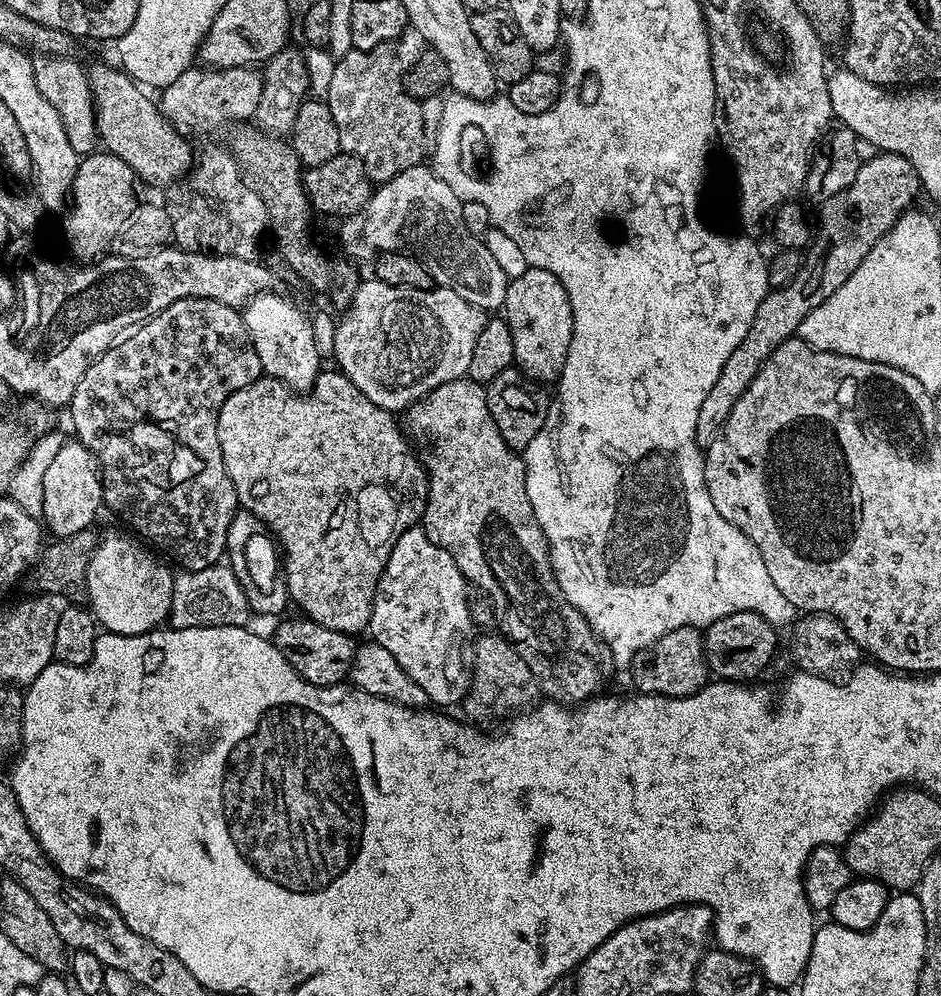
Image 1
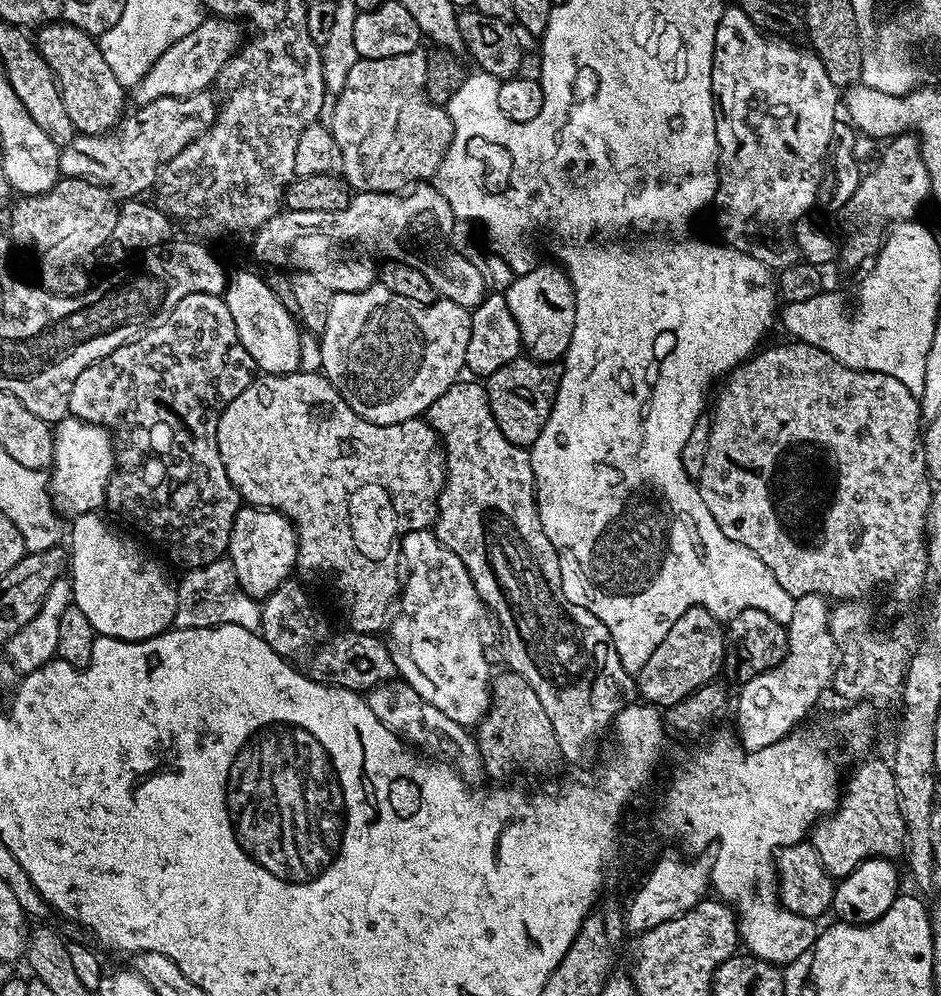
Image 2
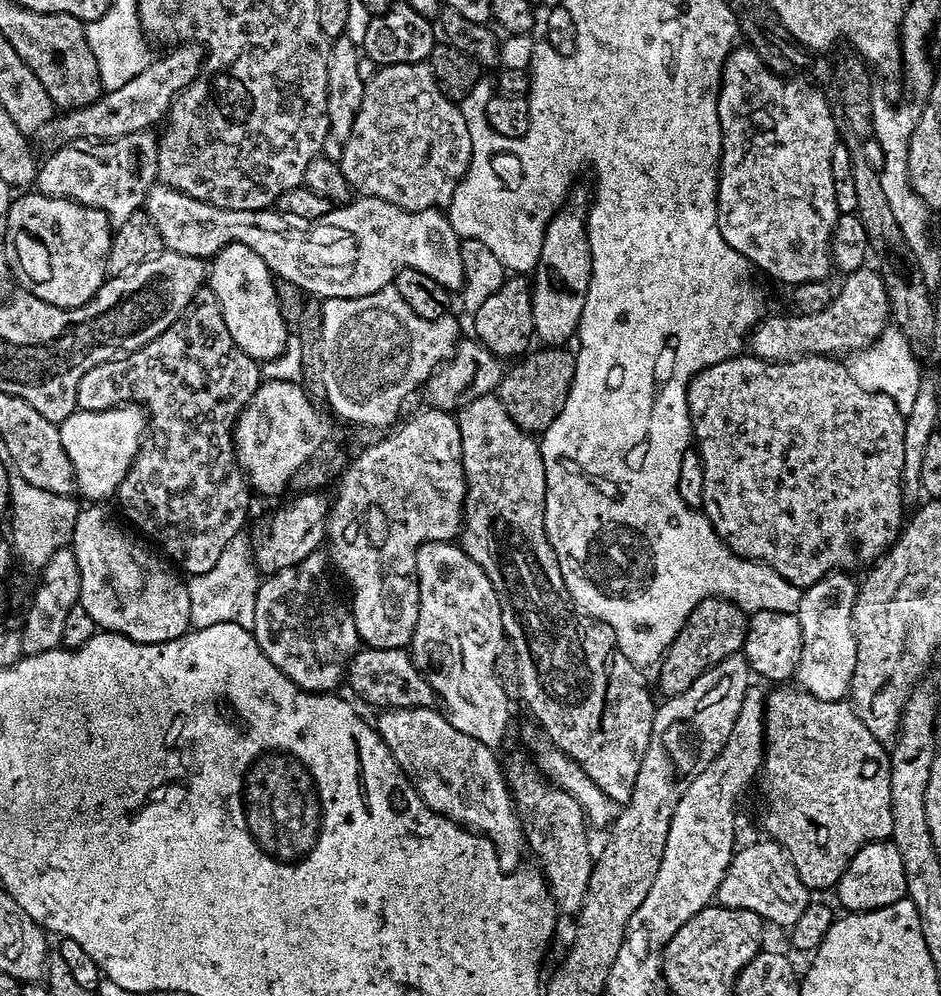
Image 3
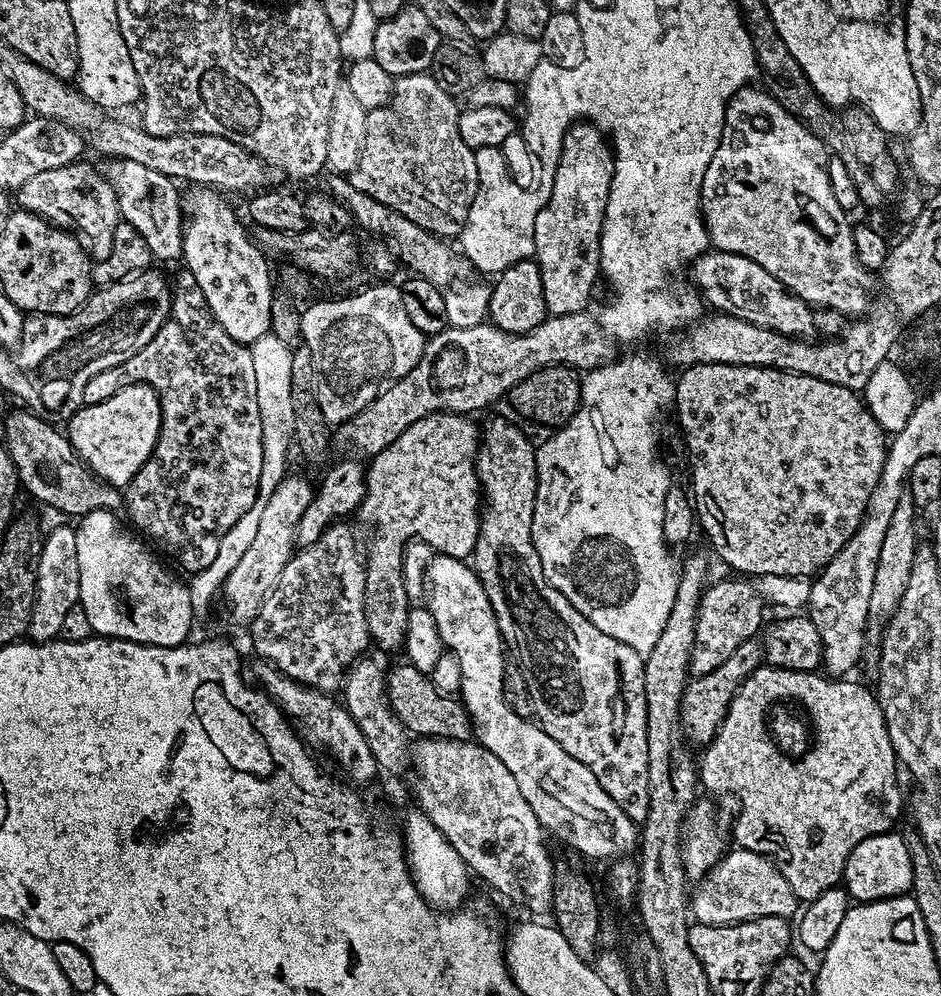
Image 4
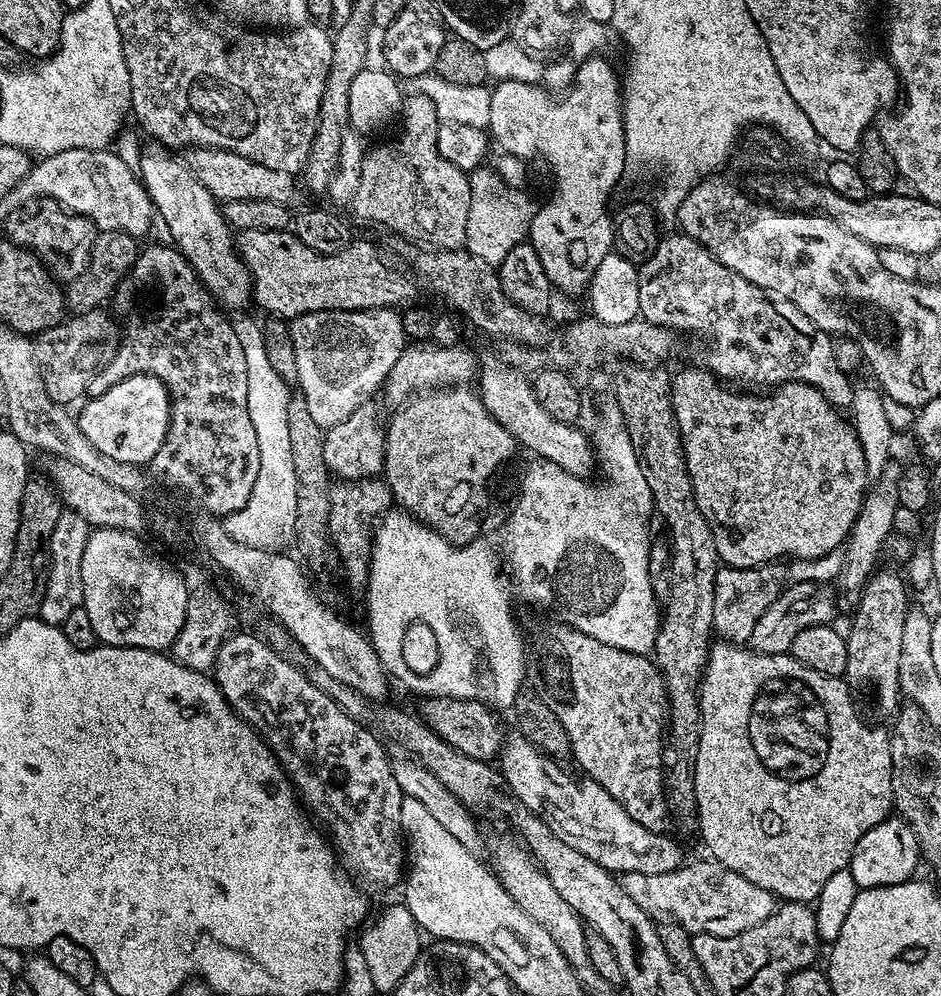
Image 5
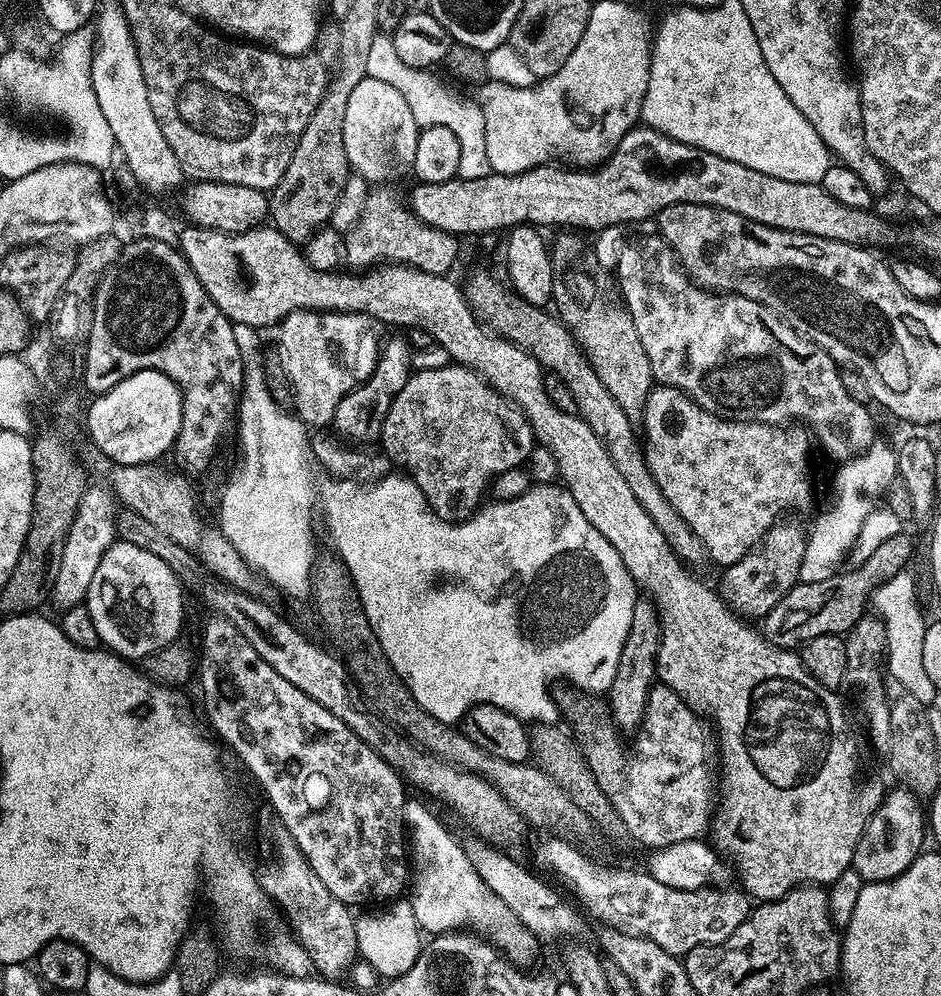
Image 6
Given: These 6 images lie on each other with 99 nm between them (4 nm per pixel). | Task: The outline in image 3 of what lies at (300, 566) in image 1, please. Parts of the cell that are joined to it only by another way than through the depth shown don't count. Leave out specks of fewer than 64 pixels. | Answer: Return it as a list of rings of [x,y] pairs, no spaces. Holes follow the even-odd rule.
[[[265,379],[234,421],[234,459],[249,485],[264,496],[276,496],[287,484],[291,485],[332,432],[327,418],[312,405],[300,386],[291,380]],[[425,407],[424,412],[417,416],[412,416],[404,425],[393,427],[387,434],[381,438],[377,444],[372,444],[369,448],[364,448],[350,463],[339,473],[340,485],[336,488],[335,498],[330,504],[330,515],[327,518],[326,540],[332,543],[332,552],[330,551],[331,563],[340,567],[342,575],[348,579],[348,584],[352,587],[352,602],[350,609],[354,622],[357,624],[357,634],[369,648],[403,648],[407,649],[412,642],[414,626],[418,622],[418,586],[416,585],[416,551],[427,540],[446,540],[455,541],[460,535],[462,527],[464,510],[464,467],[462,466],[462,440],[458,430],[458,422],[455,415],[450,412],[443,412],[437,408]]]

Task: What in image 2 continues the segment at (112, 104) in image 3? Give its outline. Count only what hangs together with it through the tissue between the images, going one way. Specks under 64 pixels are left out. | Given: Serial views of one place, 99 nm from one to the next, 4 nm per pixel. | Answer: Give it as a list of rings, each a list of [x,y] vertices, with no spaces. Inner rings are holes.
[[[208,16],[201,20],[199,26],[168,47],[162,57],[154,64],[132,90],[135,105],[141,106],[162,97],[184,99],[207,91],[220,76],[221,68],[230,57],[239,51],[242,30],[235,19],[226,16]]]

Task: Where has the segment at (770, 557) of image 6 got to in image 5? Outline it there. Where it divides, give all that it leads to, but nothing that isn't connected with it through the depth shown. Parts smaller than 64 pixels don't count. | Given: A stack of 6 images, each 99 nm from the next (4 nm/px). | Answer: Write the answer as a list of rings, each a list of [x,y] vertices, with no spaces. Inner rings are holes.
[[[775,563],[759,564],[756,568],[717,567],[714,578],[714,622],[712,627],[721,641],[747,645],[758,618],[779,598],[786,572]]]

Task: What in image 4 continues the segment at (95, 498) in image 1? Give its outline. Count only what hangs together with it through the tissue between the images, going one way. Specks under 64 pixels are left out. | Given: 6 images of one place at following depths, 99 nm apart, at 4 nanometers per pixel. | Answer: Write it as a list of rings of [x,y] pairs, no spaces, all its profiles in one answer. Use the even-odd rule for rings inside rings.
[[[131,384],[102,402],[85,404],[83,408],[72,413],[71,418],[66,421],[66,435],[74,451],[80,455],[82,463],[97,478],[123,490],[150,458],[160,433],[160,421],[160,395],[148,384]]]

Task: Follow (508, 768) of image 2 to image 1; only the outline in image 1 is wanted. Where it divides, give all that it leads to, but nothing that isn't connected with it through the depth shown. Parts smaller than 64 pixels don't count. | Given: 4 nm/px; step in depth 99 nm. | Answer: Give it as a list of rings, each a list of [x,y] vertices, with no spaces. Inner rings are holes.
[[[503,635],[484,636],[476,644],[476,653],[470,656],[470,687],[462,701],[462,709],[476,726],[488,726],[495,720],[511,717],[538,700],[538,685],[530,666],[518,654],[516,645]]]

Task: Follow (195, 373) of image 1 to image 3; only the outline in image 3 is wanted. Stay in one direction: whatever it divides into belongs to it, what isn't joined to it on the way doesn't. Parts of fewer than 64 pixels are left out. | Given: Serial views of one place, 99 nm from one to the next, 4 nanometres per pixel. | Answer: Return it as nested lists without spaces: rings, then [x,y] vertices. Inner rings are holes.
[[[207,286],[201,288],[200,293],[188,303],[188,309],[184,311],[165,332],[158,334],[158,338],[154,338],[149,344],[139,348],[137,352],[131,352],[127,357],[121,357],[119,360],[111,360],[110,362],[102,362],[98,366],[86,370],[86,374],[82,374],[82,378],[78,382],[76,407],[81,412],[85,412],[86,410],[94,410],[97,412],[98,410],[110,410],[111,408],[119,408],[126,404],[134,404],[142,406],[143,411],[146,413],[146,435],[138,450],[138,454],[134,458],[134,462],[130,466],[130,470],[126,474],[126,478],[122,478],[118,501],[120,500],[120,508],[124,511],[125,518],[128,519],[134,527],[141,528],[141,530],[157,544],[155,547],[159,549],[181,573],[188,572],[187,575],[189,577],[206,574],[210,570],[210,566],[214,566],[214,562],[218,562],[218,557],[221,556],[222,550],[226,550],[228,543],[236,536],[241,535],[243,528],[240,527],[243,526],[244,519],[248,516],[248,492],[250,493],[250,485],[244,473],[241,472],[239,464],[237,464],[234,459],[232,429],[236,417],[239,416],[240,411],[248,405],[250,398],[259,390],[261,383],[261,365],[257,363],[257,361],[250,359],[245,352],[237,346],[234,342],[234,338],[230,338],[230,330],[226,330],[226,322],[222,318],[222,310],[214,298],[212,289]]]

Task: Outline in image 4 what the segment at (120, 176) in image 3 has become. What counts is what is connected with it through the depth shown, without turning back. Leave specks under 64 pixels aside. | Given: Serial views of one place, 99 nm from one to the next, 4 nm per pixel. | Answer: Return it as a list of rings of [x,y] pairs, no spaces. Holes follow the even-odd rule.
[[[75,162],[58,166],[58,170],[45,170],[43,174],[38,174],[35,178],[22,182],[22,186],[15,189],[14,200],[23,211],[33,212],[35,216],[41,216],[43,220],[56,225],[57,228],[75,230],[81,237],[89,236],[92,239],[92,248],[90,244],[91,259],[93,261],[105,260],[110,254],[110,246],[114,242],[114,230],[122,222],[120,207],[118,206],[116,192],[107,179],[101,173],[99,176],[90,165],[84,163]]]

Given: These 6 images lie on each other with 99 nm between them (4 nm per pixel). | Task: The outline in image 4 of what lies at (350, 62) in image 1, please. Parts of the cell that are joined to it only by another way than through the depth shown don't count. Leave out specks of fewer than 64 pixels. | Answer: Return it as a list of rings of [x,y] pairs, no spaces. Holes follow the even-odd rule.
[[[428,72],[395,77],[388,103],[369,111],[360,167],[350,174],[352,184],[358,186],[362,194],[390,206],[398,214],[410,218],[410,222],[441,238],[459,237],[479,186],[475,151],[462,142],[458,130],[461,109],[456,108],[456,104],[454,97],[446,94]]]

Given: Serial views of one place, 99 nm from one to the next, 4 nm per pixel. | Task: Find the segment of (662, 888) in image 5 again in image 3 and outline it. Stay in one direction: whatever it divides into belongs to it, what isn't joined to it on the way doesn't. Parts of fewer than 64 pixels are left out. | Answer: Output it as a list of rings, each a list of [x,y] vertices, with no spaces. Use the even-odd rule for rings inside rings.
[[[771,838],[763,839],[757,844],[748,844],[745,848],[743,845],[733,855],[716,891],[715,903],[722,908],[754,910],[769,925],[781,924],[784,930],[788,930],[798,922],[798,918],[802,918],[802,914],[806,914],[810,906],[810,890],[802,882],[802,878],[798,878],[784,846]]]

